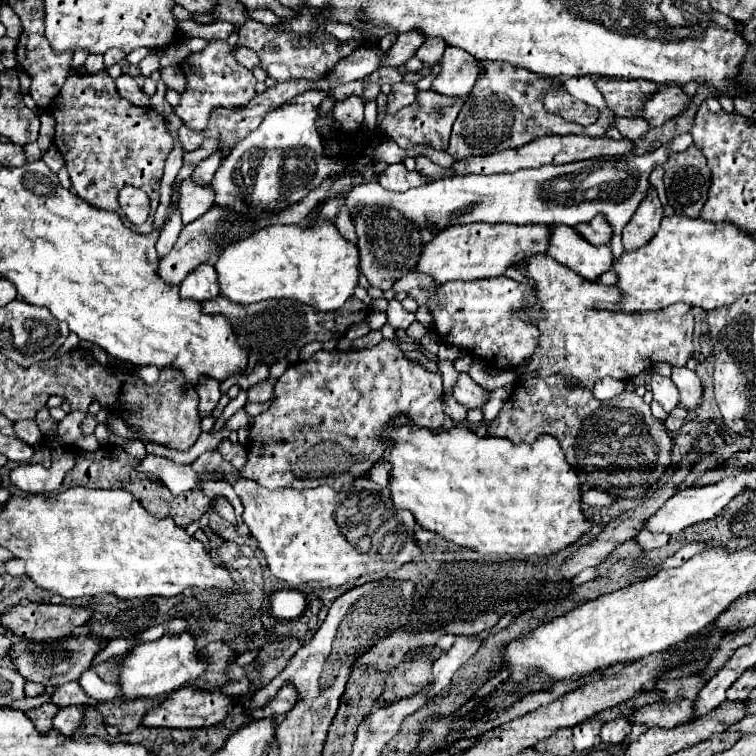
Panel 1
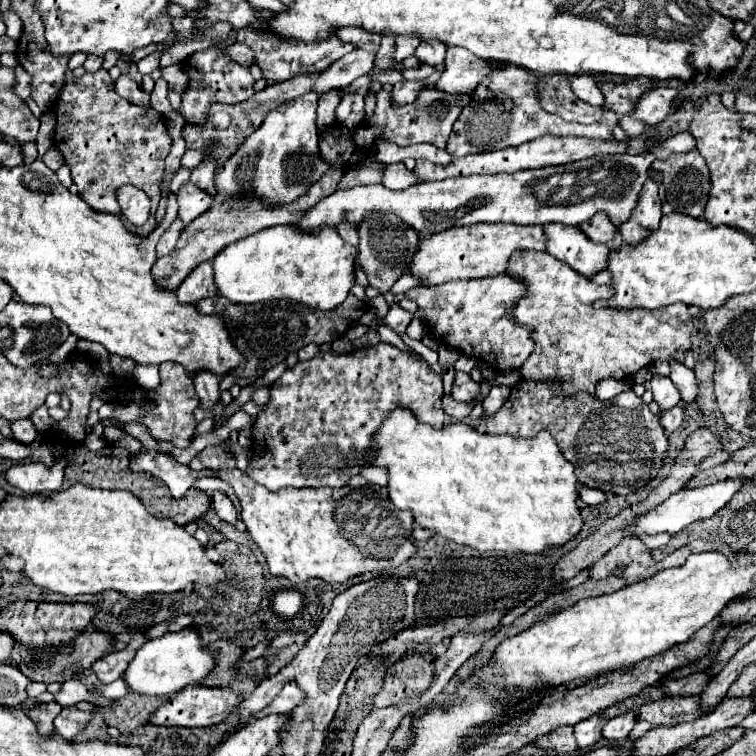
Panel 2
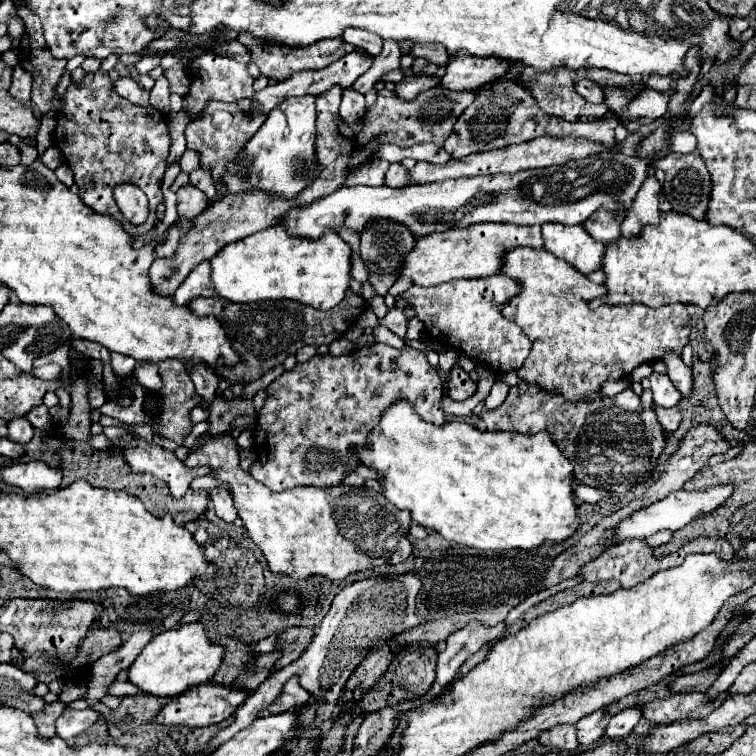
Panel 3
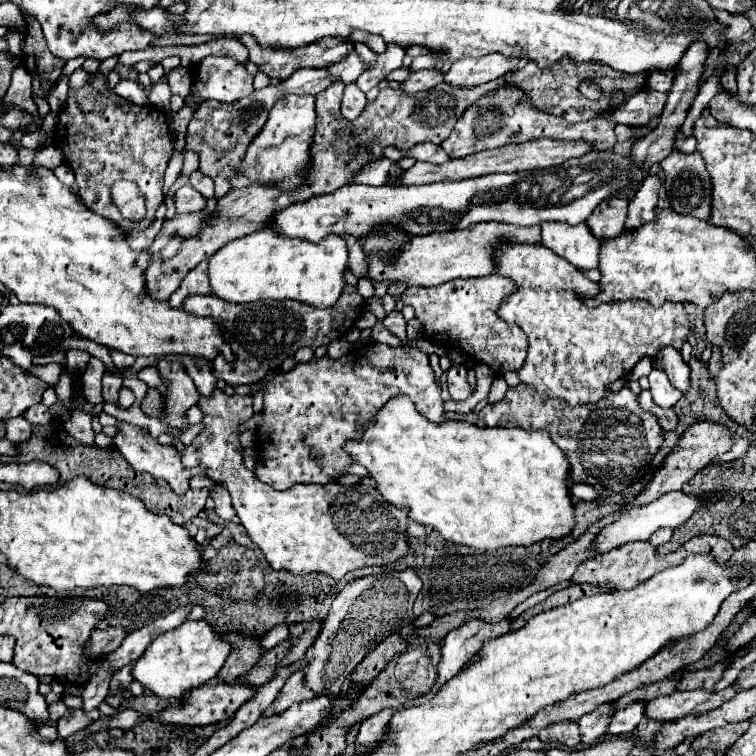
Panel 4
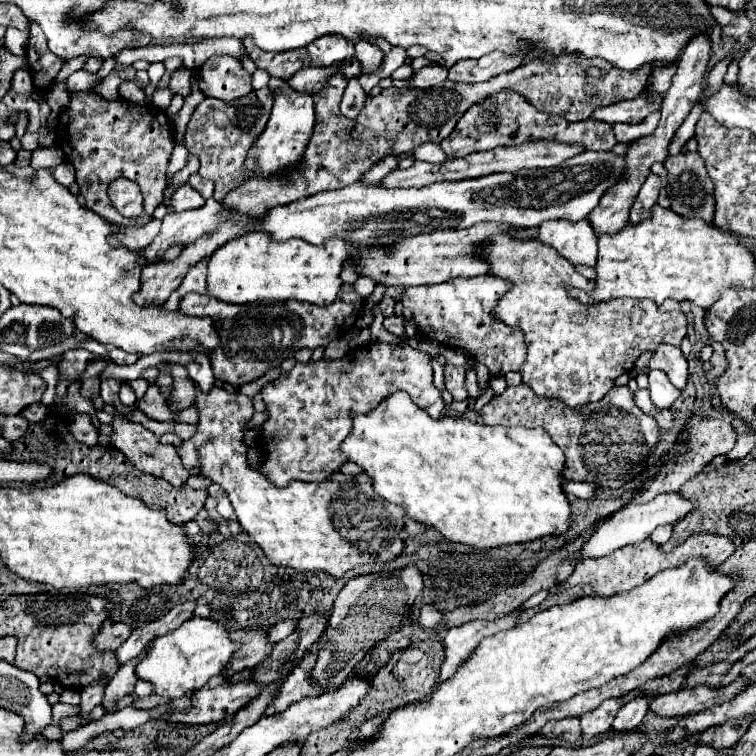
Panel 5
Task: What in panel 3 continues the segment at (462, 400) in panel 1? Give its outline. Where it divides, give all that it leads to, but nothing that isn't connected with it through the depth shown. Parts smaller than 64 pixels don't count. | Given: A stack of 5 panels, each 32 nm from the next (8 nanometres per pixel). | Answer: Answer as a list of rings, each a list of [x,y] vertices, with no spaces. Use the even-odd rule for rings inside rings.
[[[458,366],[452,368],[450,390],[448,390],[448,396],[450,396],[452,400],[468,400],[468,398],[476,392],[476,388],[478,388],[478,386],[470,380],[470,376],[468,376],[462,368],[458,368]]]

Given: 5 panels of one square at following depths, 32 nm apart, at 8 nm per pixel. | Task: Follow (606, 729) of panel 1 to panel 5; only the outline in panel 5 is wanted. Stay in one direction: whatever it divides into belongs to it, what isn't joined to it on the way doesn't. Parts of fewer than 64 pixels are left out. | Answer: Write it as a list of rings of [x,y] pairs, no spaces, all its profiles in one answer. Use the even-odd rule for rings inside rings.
[[[640,696],[640,698],[634,698],[632,702],[628,702],[624,708],[620,708],[620,712],[616,714],[616,720],[612,722],[610,730],[612,732],[630,732],[630,730],[636,730],[636,726],[642,722],[642,718],[646,716],[646,710],[648,710],[648,704],[650,704],[650,698],[646,696]]]

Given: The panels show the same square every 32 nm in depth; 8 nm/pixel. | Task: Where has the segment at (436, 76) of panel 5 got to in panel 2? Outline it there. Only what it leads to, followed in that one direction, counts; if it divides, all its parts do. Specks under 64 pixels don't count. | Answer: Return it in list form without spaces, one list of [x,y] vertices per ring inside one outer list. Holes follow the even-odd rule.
[[[402,80],[402,82],[394,84],[392,96],[390,96],[392,98],[392,104],[396,104],[396,106],[410,104],[410,102],[416,100],[416,96],[418,96],[420,90],[422,90],[420,82],[406,82],[406,80]]]

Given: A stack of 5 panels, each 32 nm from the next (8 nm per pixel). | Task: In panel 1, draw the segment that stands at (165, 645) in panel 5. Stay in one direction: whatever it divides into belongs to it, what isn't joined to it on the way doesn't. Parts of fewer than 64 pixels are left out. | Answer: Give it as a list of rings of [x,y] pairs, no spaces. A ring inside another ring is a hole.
[[[188,632],[174,634],[174,636],[162,636],[160,640],[140,644],[132,652],[122,656],[120,664],[122,664],[120,674],[118,674],[118,684],[122,692],[120,700],[168,696],[170,692],[196,680],[196,676],[204,672],[204,660],[200,660],[196,642]]]

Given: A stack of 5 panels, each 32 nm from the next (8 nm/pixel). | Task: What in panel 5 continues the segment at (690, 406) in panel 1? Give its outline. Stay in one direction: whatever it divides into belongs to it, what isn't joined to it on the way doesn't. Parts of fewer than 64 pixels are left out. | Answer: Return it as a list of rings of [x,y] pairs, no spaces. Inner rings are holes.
[[[660,346],[654,354],[652,354],[652,360],[650,360],[650,368],[660,368],[668,374],[670,382],[684,390],[686,388],[686,382],[688,382],[688,362],[686,358],[682,356],[682,350],[676,348],[676,346]]]

